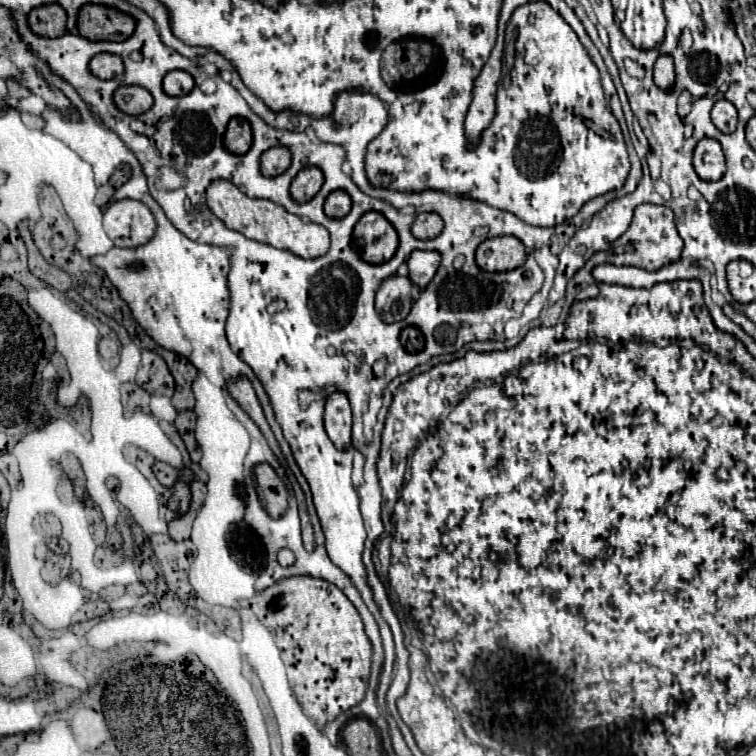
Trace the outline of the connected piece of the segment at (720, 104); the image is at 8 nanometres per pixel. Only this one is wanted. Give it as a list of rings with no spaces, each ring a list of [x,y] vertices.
[[[718,100],[712,108],[712,122],[724,134],[734,132],[738,124],[738,114],[736,114],[734,104],[730,104],[728,100]]]

